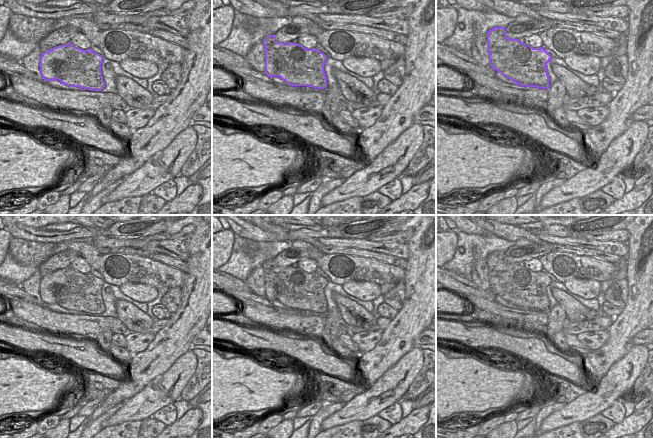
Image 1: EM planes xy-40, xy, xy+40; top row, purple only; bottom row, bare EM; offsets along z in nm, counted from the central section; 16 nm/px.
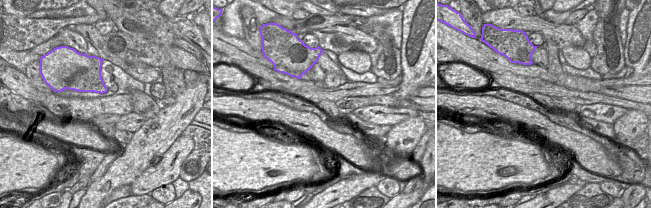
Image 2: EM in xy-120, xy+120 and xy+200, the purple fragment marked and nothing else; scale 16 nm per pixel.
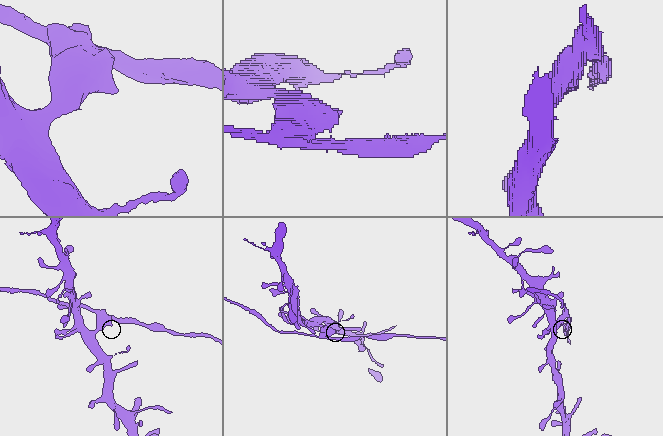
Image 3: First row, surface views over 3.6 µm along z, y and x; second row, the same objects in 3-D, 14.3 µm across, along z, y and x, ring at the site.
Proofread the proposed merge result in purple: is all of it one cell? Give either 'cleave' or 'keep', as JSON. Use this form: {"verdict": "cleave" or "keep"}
{"verdict": "cleave"}

